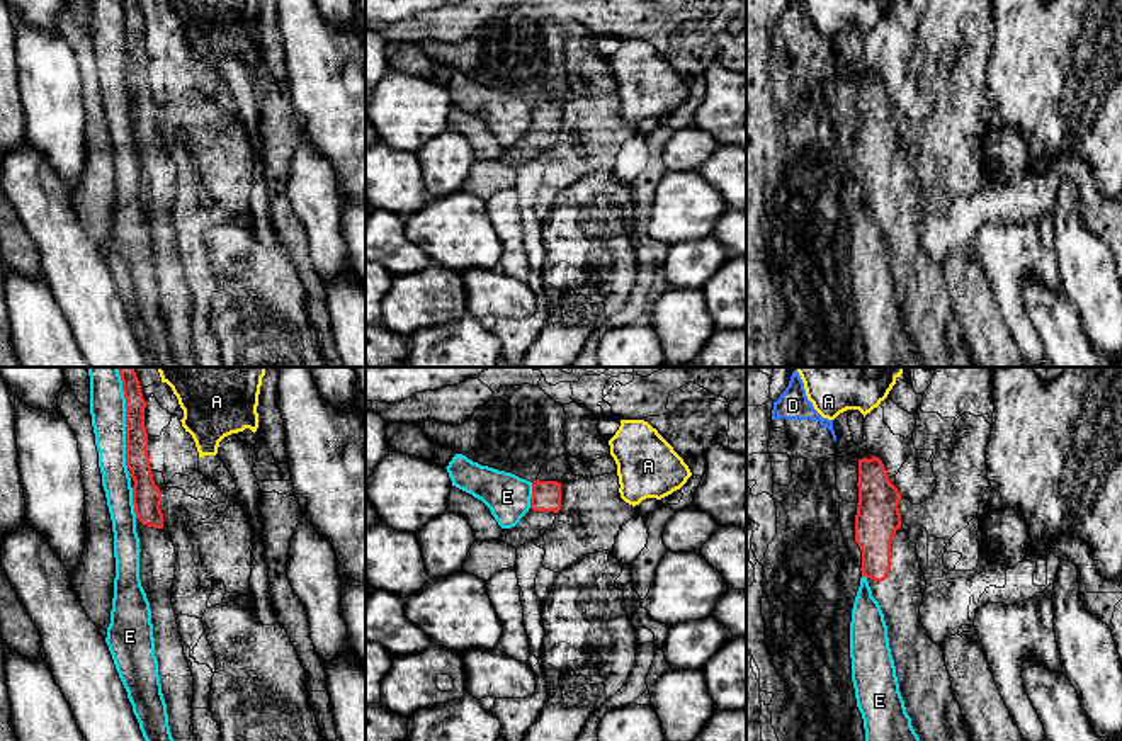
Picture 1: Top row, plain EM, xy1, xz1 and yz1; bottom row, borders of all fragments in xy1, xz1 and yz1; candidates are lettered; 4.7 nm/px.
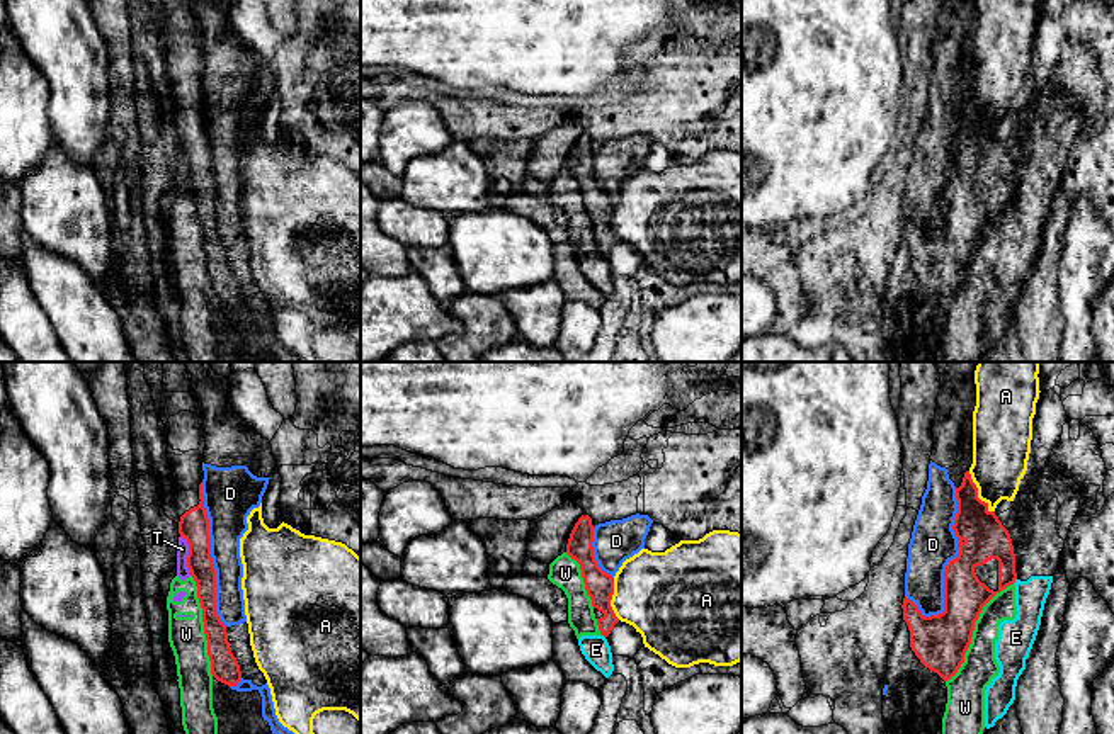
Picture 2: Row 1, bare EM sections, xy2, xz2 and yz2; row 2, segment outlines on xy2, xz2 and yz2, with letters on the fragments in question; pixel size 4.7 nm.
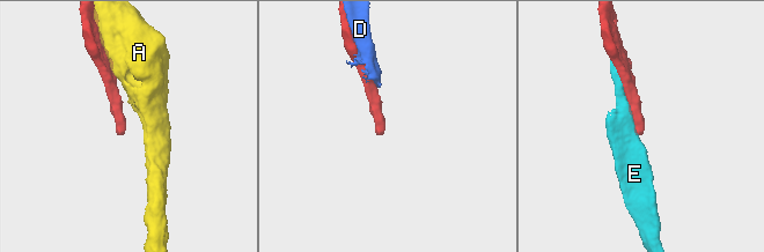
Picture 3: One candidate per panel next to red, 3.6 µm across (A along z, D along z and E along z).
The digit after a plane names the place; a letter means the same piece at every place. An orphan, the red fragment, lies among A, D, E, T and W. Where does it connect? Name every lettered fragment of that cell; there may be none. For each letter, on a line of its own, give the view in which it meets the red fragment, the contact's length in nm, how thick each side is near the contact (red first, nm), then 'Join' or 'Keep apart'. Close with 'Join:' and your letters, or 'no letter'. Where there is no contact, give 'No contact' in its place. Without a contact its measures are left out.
A: Touches red in yz2. Shared border 240 nm. Thickness 200 nm (red) against 280 nm. Keep apart
D: Touches red in yz2. Shared border 650 nm. Thickness 200 nm (red) against 220 nm. Keep apart
E: Touches red in xy1. Shared border 420 nm. Thickness 110 nm (red) against 180 nm. Keep apart
T: Touches red in xy2. Shared border 200 nm. Thickness 140 nm (red) against 60 nm. Keep apart
W: Touches red in yz2. Shared border 550 nm. Thickness 260 nm (red) against 160 nm. Keep apart
Join: no letter

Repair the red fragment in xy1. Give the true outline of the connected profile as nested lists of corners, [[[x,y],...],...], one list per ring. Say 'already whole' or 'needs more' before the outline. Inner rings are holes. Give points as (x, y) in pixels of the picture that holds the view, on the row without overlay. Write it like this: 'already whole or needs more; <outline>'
needs more; [[[122,0],[126,17],[126,85],[131,97],[139,199],[151,228],[155,275],[168,345],[177,367],[199,367],[192,347],[194,296],[184,274],[172,223],[175,165],[163,150],[162,110],[153,100],[139,0]]]

